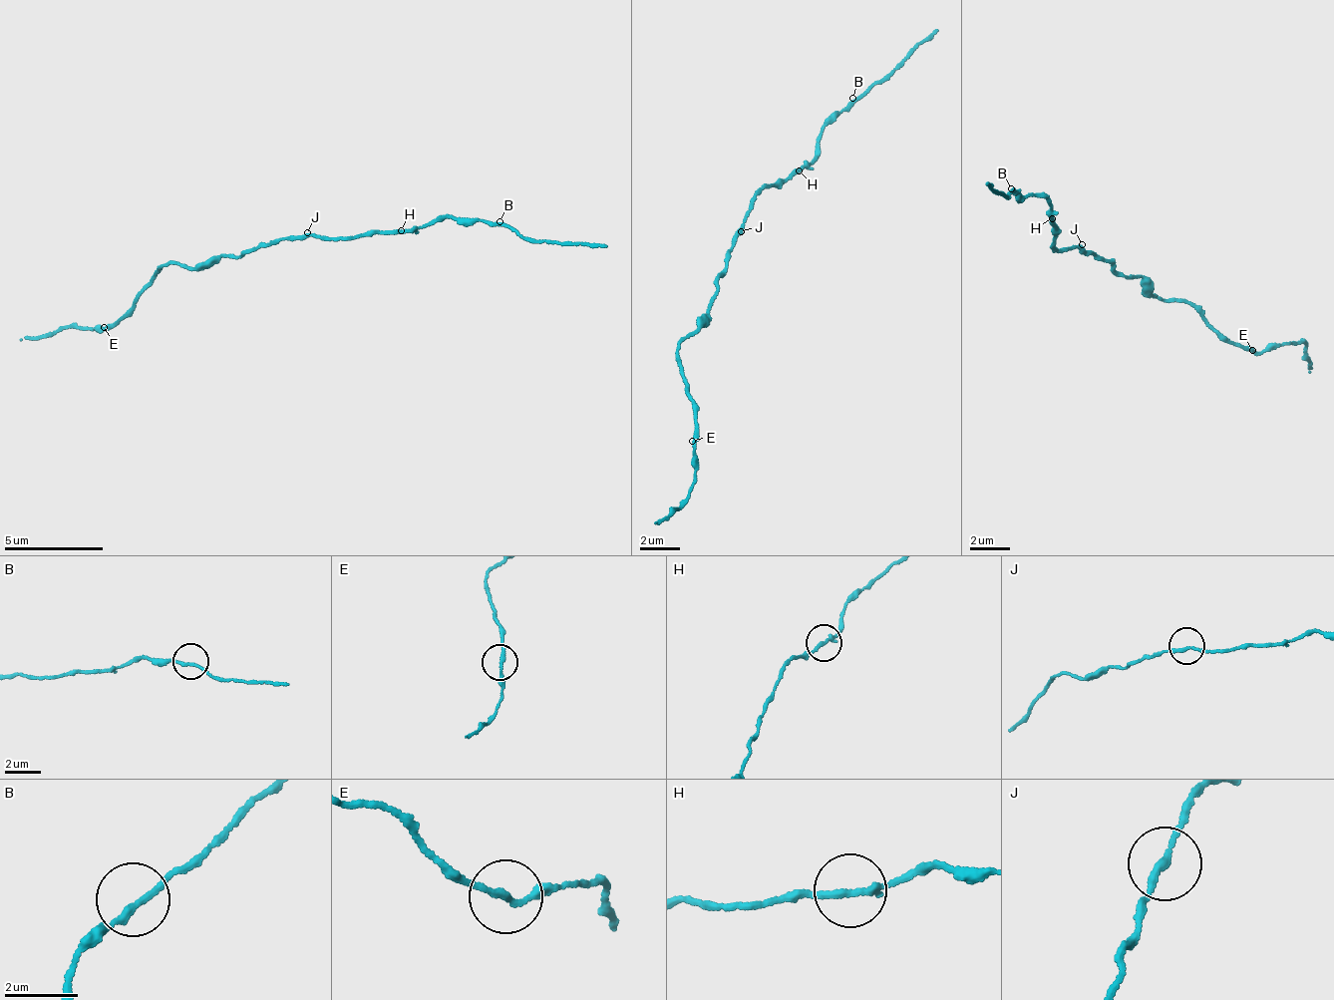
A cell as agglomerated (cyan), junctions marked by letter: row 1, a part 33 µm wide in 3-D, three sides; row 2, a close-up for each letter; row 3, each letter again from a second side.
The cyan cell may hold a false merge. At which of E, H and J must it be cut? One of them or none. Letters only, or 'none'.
none

